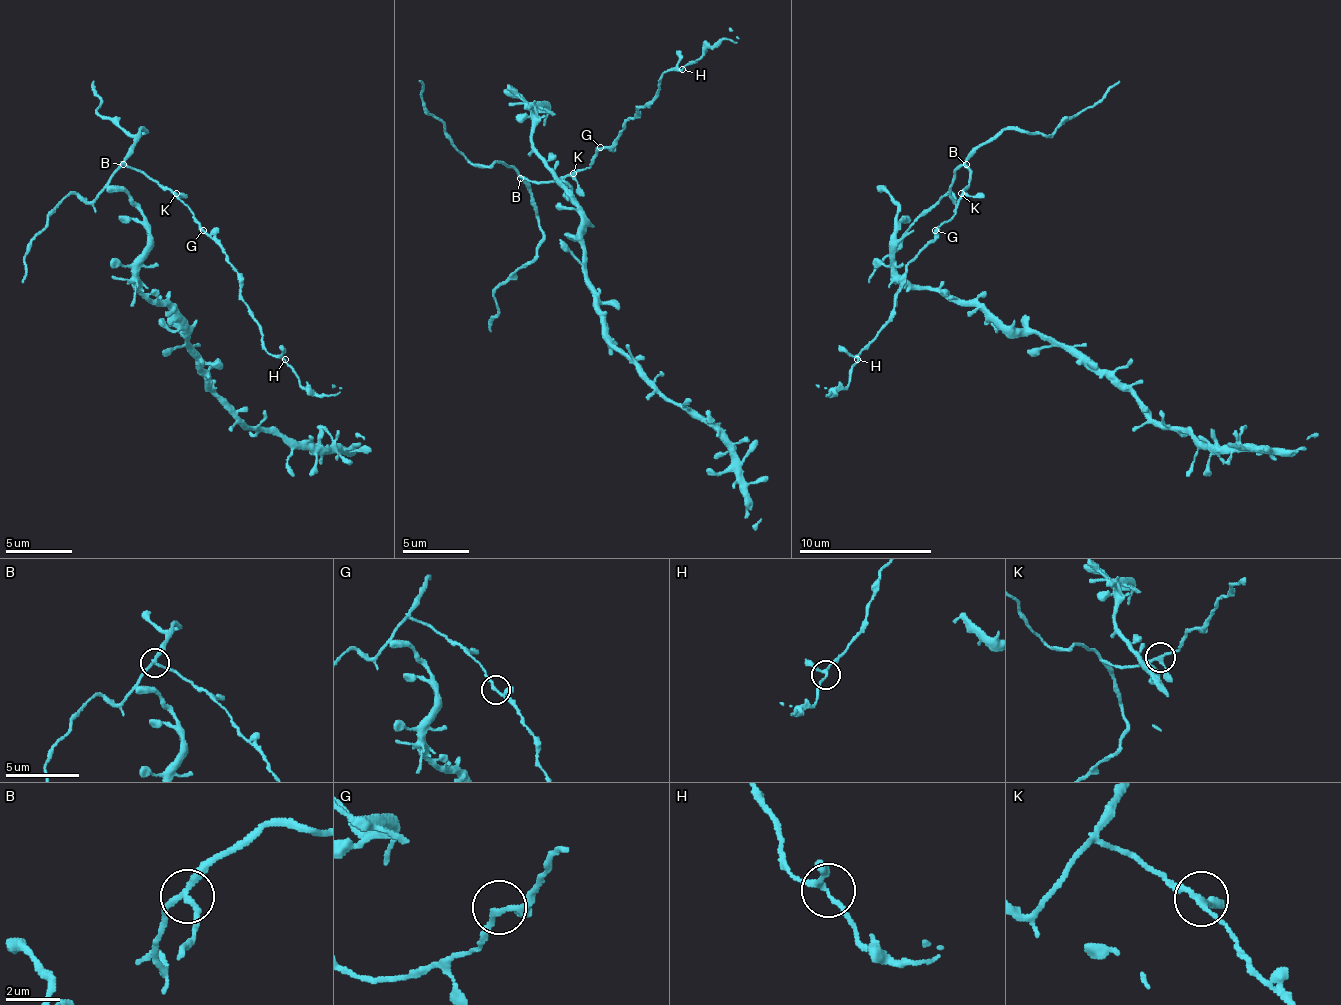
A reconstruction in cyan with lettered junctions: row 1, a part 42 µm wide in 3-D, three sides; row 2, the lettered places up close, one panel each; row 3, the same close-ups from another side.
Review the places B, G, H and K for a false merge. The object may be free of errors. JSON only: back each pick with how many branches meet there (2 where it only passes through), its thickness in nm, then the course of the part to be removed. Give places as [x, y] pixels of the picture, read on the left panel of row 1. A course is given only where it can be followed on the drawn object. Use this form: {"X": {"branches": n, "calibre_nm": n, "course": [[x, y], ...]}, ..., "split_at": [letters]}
{"B": {"branches": 3, "calibre_nm": 200, "course": [[123, 163], [143, 130], [146, 133], [126, 133], [99, 113], [93, 80]]}, "split_at": ["B"]}

